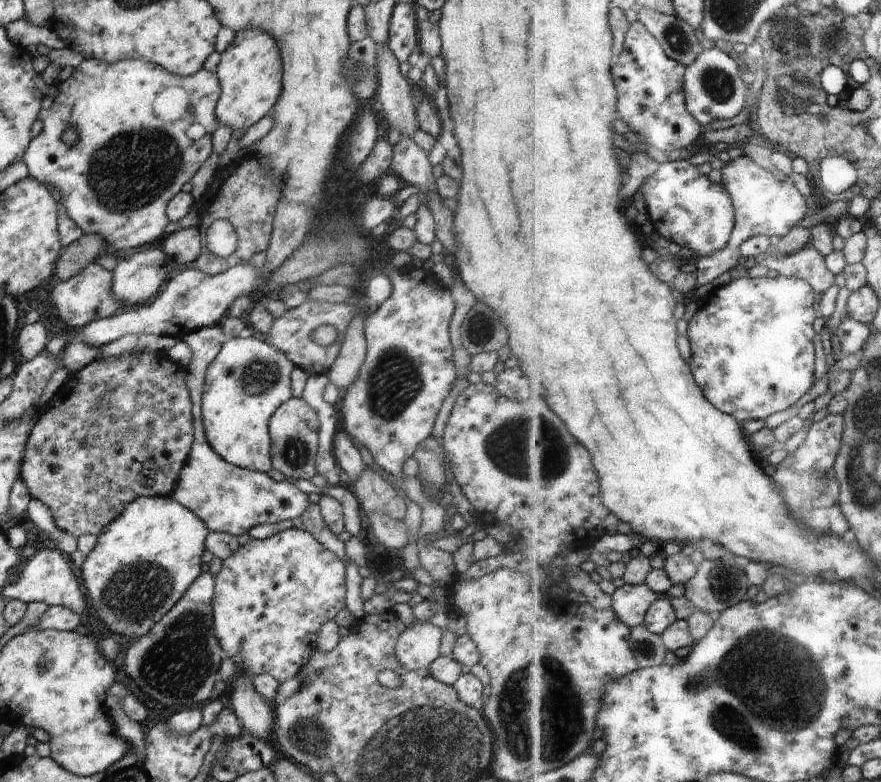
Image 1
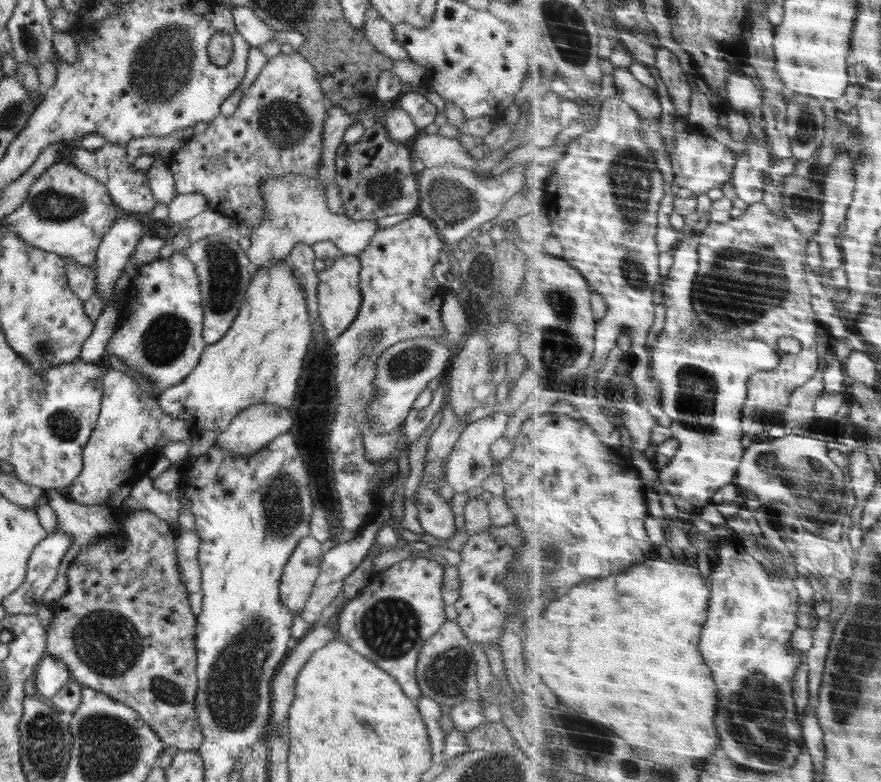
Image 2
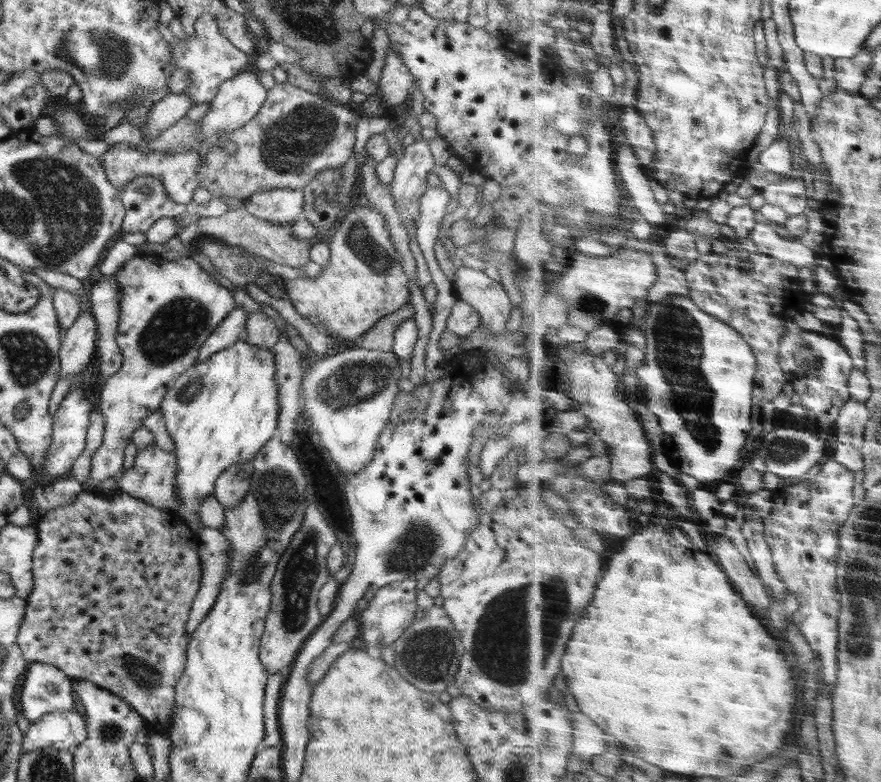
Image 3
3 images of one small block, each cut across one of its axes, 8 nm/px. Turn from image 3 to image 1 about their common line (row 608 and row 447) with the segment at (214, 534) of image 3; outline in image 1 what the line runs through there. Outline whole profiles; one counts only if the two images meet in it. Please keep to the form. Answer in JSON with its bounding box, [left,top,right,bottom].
[171,324,309,537]

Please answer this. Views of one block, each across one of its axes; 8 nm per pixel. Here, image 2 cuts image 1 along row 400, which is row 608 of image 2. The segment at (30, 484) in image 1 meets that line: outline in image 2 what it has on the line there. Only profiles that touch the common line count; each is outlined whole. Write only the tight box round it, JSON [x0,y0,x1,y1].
[45,509,203,751]

